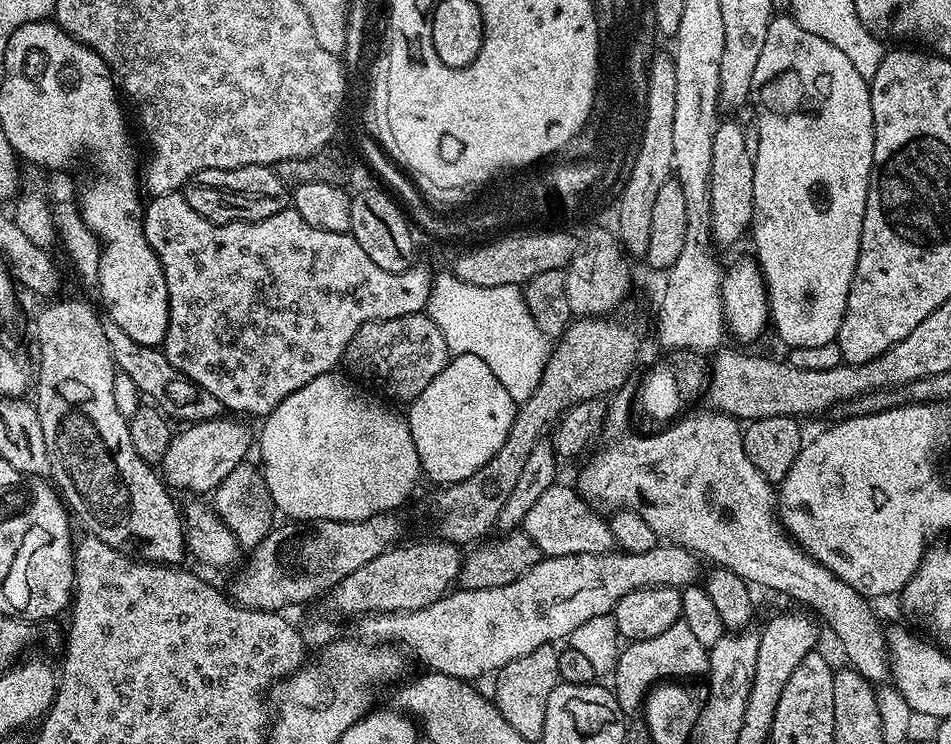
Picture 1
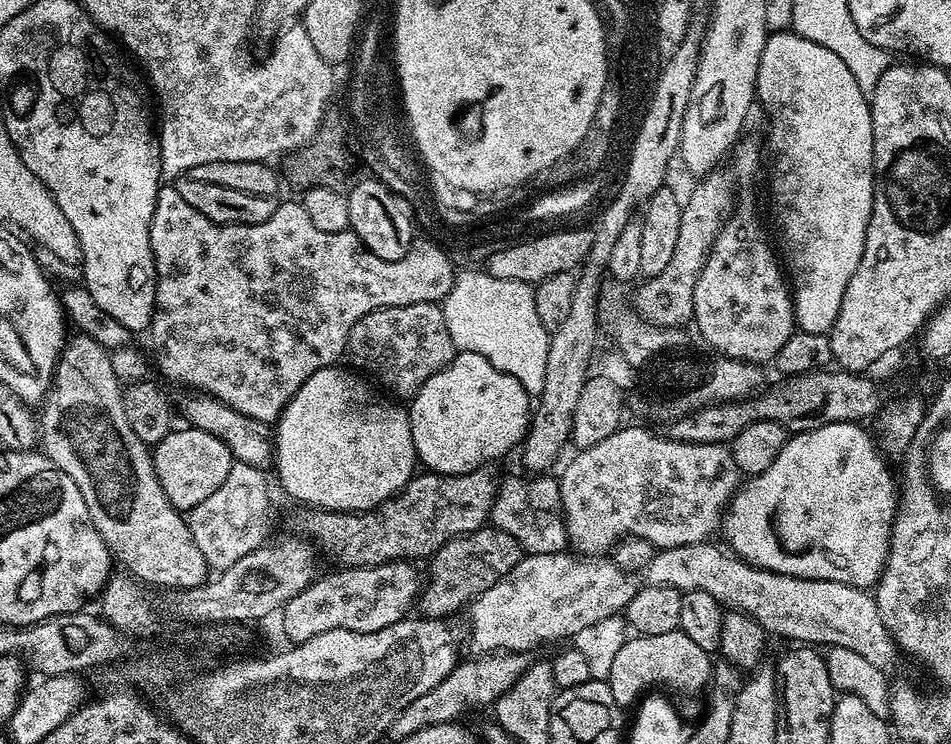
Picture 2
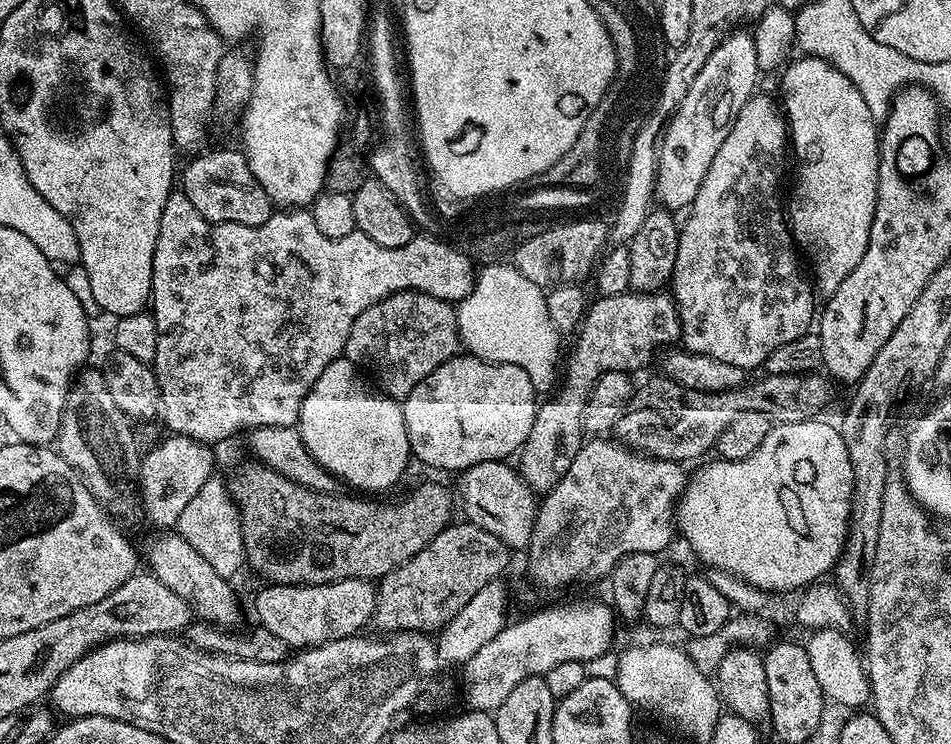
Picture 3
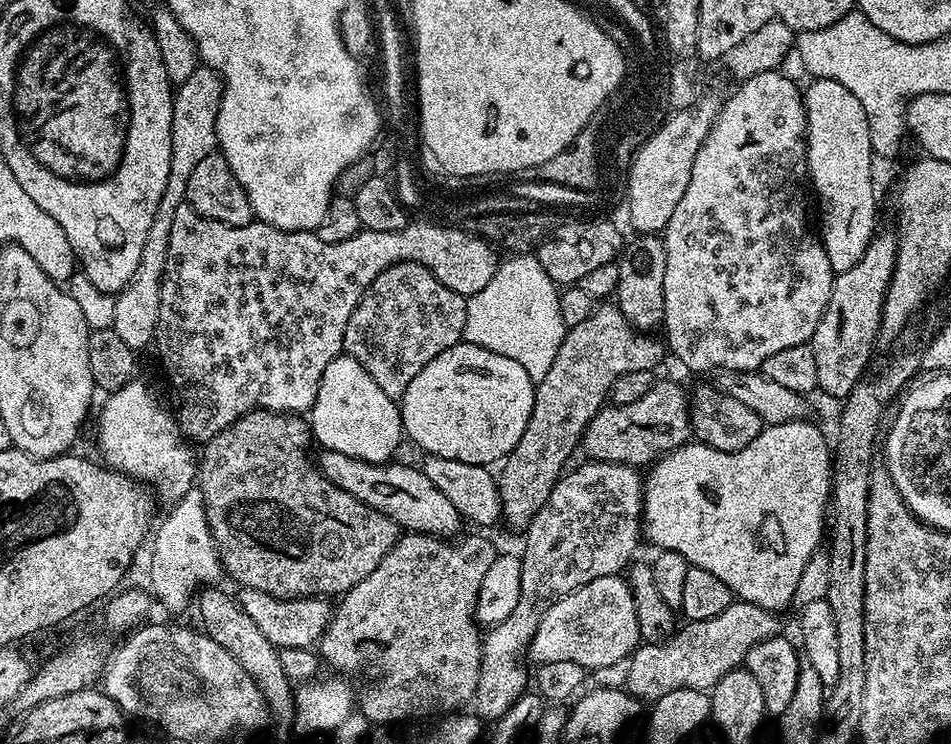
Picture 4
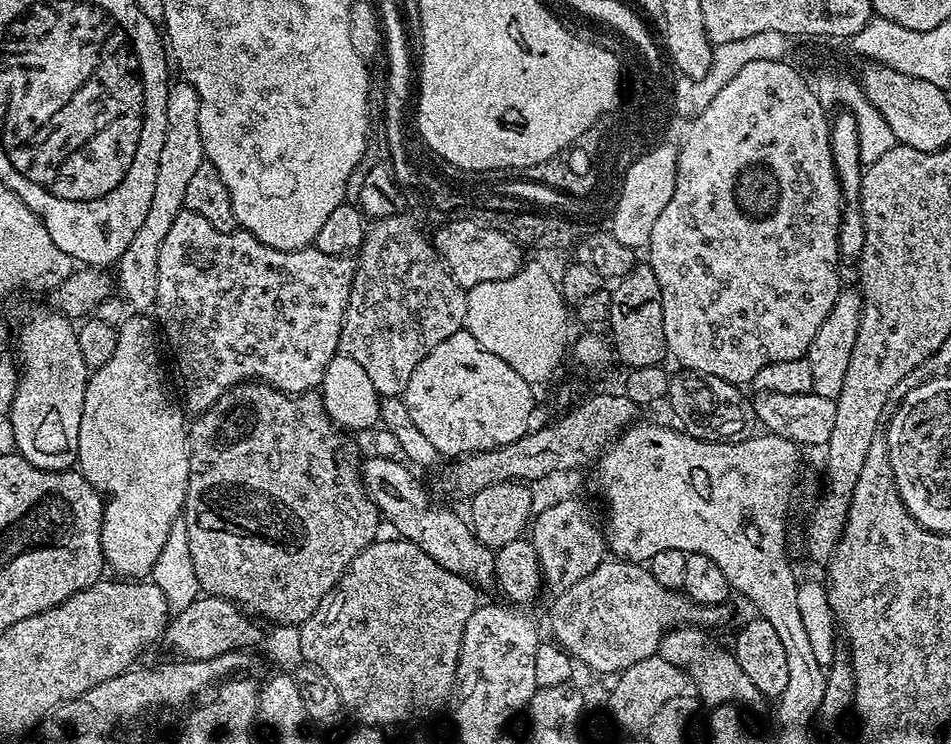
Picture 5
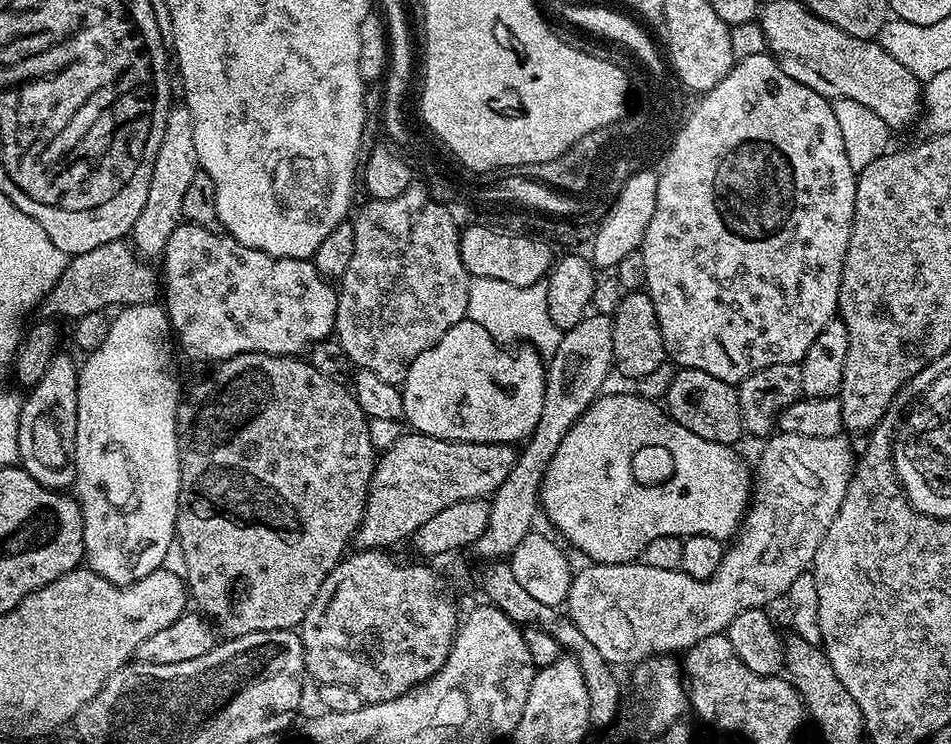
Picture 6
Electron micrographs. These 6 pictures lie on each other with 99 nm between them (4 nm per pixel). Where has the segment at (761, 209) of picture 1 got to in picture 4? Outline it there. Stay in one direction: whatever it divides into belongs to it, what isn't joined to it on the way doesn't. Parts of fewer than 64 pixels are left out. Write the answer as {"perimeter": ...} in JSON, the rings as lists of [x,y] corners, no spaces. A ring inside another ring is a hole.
{"perimeter":[[[817,80],[811,81],[809,88],[803,89],[804,109],[806,110],[806,122],[808,123],[808,174],[807,179],[810,181],[810,188],[816,191],[816,200],[820,203],[820,228],[818,224],[818,235],[824,244],[826,250],[826,258],[830,258],[830,266],[833,273],[839,274],[850,270],[850,266],[854,266],[854,262],[858,262],[862,258],[862,254],[866,254],[866,250],[870,246],[873,236],[877,235],[876,228],[876,188],[872,185],[872,162],[874,155],[870,144],[870,129],[866,122],[866,113],[862,110],[862,102],[858,102],[858,98],[854,98],[854,94],[850,94],[850,90],[846,90],[846,86],[842,86],[842,82],[837,80]]]}

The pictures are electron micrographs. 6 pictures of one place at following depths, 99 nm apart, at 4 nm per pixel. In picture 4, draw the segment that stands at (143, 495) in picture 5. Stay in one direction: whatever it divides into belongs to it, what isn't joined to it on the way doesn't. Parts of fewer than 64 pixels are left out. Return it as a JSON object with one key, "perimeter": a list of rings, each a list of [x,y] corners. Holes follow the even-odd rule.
{"perimeter":[[[139,378],[129,380],[108,398],[100,412],[103,463],[113,472],[123,473],[145,486],[151,486],[155,495],[165,500],[165,505],[175,504],[198,480],[198,460],[188,449],[189,441],[180,430],[177,417],[173,413],[171,416],[156,401],[155,394]]]}

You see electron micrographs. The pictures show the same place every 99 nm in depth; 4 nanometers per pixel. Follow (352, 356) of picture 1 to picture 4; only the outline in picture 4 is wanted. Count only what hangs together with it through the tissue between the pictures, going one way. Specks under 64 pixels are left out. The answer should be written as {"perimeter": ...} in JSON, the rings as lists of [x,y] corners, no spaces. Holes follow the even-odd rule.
{"perimeter":[[[395,264],[370,282],[354,314],[350,314],[344,352],[362,362],[366,374],[378,382],[391,400],[399,401],[406,394],[406,386],[418,378],[422,366],[434,362],[442,350],[450,350],[450,346],[464,340],[467,309],[465,296],[442,286],[426,266]]]}

